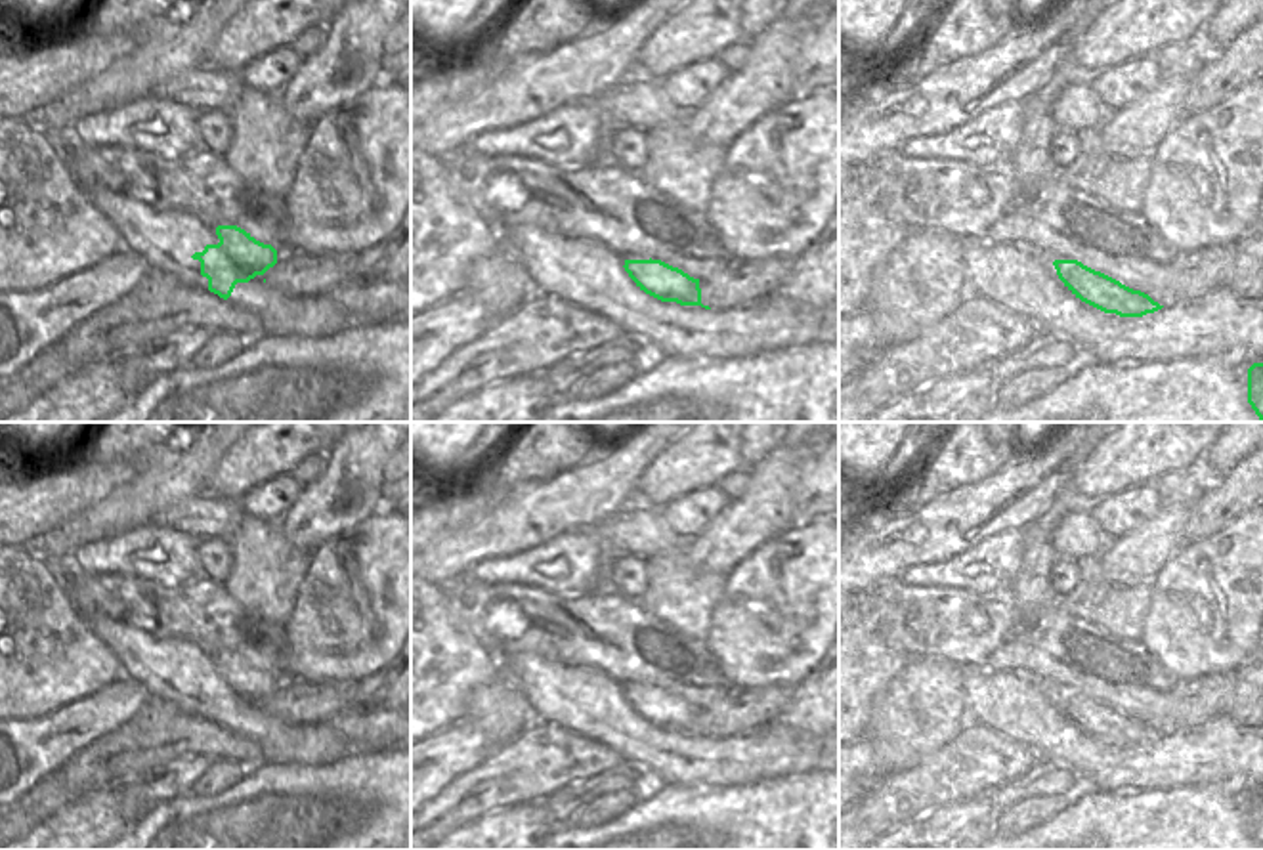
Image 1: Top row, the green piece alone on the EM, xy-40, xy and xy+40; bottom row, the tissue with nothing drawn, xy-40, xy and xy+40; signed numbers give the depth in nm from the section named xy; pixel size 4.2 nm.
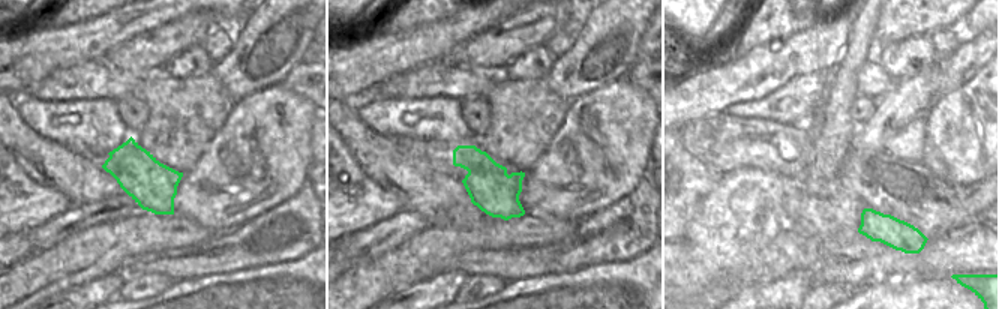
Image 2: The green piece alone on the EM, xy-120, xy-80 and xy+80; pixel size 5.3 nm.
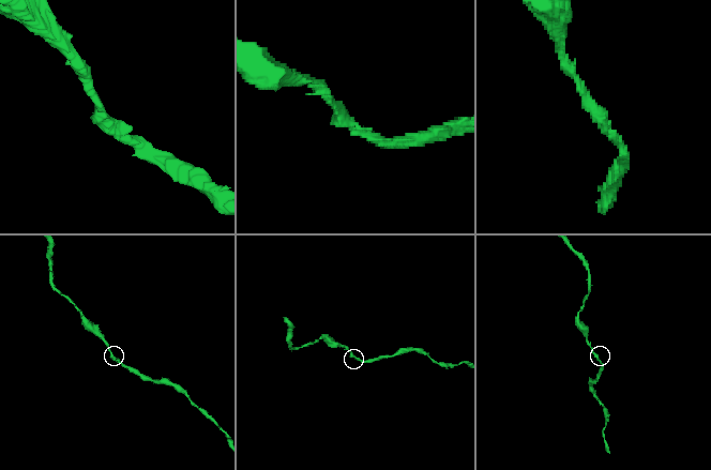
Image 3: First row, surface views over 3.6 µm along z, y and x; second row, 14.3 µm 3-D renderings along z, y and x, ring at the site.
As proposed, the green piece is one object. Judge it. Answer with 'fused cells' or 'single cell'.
single cell

